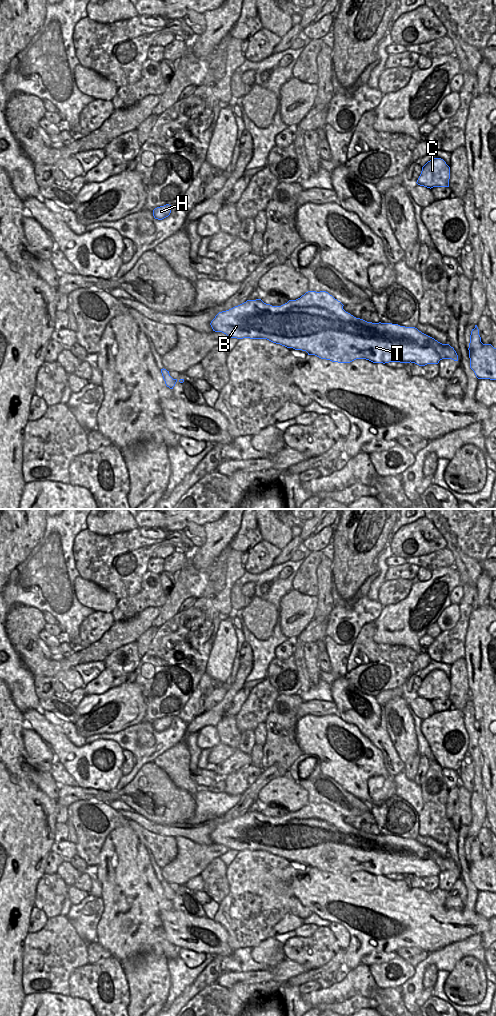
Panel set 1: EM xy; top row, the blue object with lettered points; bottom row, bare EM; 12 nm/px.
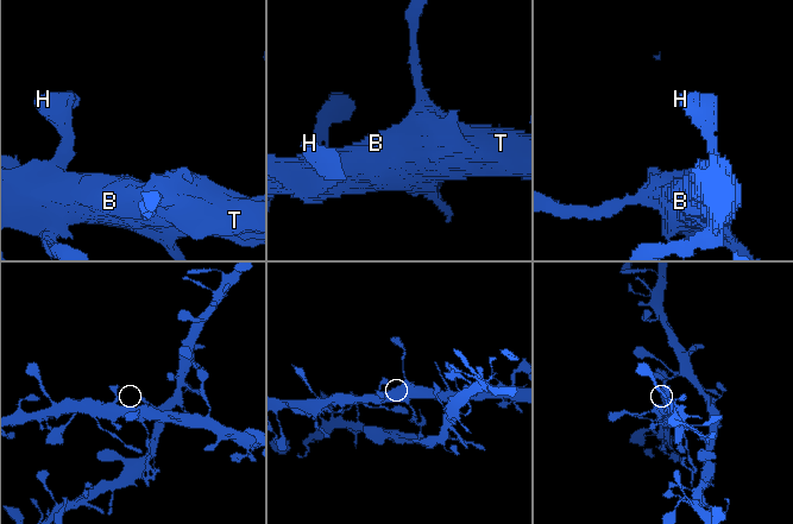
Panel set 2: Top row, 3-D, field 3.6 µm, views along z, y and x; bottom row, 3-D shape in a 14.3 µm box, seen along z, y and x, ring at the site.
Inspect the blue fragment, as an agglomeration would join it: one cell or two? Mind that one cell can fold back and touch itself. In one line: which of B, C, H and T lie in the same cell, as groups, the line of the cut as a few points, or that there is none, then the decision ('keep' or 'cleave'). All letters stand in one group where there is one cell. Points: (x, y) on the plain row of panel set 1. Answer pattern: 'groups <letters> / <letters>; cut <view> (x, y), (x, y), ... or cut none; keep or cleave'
groups B C H T; cut none; keep

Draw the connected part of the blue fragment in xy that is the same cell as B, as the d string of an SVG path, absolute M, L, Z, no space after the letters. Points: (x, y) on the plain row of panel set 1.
M308 803L296 812L289 812L281 818L272 818L261 811L247 812L229 822L219 824L210 837L215 844L222 844L229 850L267 851L287 860L306 863L321 871L338 875L350 875L356 871L366 871L373 875L415 875L419 878L438 876L442 871L458 873L458 867L449 856L442 856L422 845L415 839L405 839L392 835L372 835L356 830L343 821L343 816L326 803Z

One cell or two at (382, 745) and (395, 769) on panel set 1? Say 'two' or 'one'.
one

